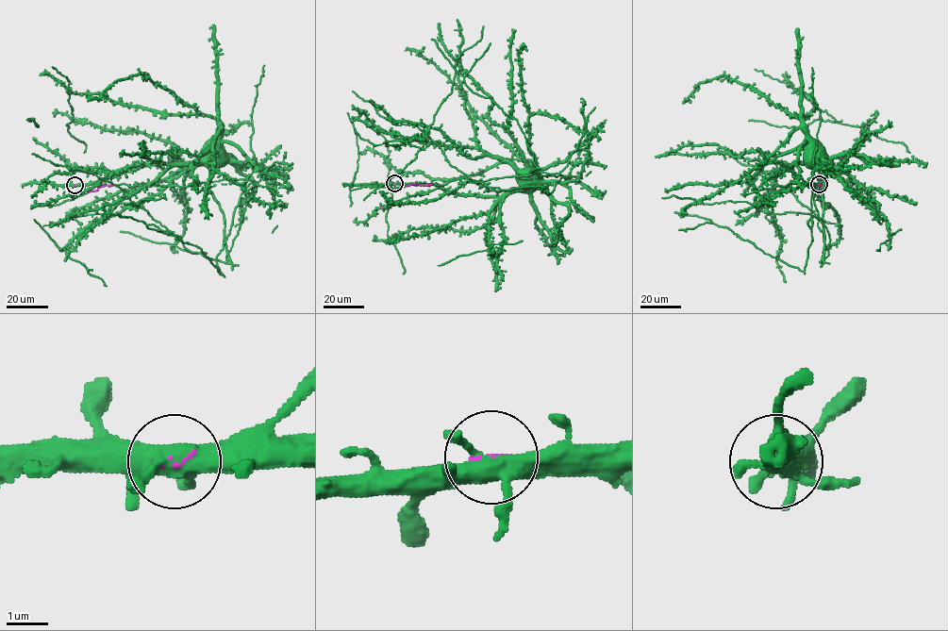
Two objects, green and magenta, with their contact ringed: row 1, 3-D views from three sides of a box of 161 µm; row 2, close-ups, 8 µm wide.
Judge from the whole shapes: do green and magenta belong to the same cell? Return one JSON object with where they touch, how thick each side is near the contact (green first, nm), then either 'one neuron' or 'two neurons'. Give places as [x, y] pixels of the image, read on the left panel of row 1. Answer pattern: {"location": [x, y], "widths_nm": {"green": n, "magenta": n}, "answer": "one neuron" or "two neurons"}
{"location": [74, 185], "widths_nm": {"green": 440, "magenta": 70}, "answer": "one neuron"}

